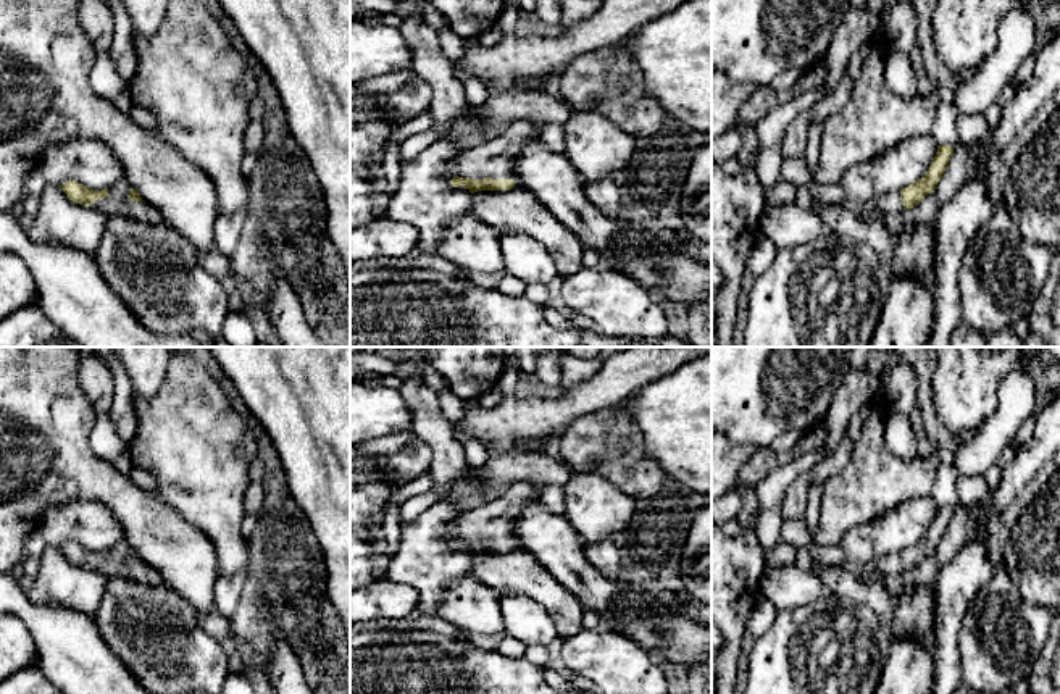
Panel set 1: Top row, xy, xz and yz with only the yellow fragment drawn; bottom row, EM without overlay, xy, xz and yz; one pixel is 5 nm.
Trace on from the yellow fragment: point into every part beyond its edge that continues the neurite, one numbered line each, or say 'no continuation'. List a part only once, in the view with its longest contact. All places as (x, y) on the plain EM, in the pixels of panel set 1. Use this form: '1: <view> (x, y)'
1: xz (494, 518)

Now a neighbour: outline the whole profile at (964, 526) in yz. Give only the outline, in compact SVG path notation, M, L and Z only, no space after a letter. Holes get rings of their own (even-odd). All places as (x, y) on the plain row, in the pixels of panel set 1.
M965 507L957 508L936 550L928 555L916 568L897 575L883 575L876 568L860 570L863 583L879 583L891 596L899 597L908 589L934 587L944 565L950 563L960 549L971 539L986 542L984 525Z

